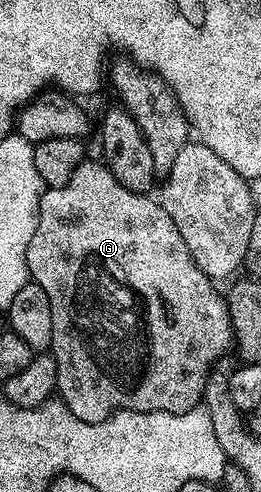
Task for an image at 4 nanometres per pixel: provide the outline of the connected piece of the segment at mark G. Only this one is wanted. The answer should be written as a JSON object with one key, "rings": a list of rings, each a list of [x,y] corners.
{"rings":[[[92,158],[82,160],[75,174],[71,174],[71,182],[67,182],[67,186],[42,191],[35,234],[31,234],[31,242],[27,246],[27,270],[32,283],[43,286],[51,302],[51,355],[57,367],[56,395],[68,406],[71,414],[75,414],[75,418],[88,424],[98,424],[120,411],[186,412],[202,403],[205,379],[213,361],[224,357],[221,355],[225,347],[230,347],[233,340],[228,306],[222,293],[217,293],[218,285],[203,274],[203,270],[199,270],[191,250],[187,250],[187,242],[183,242],[183,234],[179,234],[179,226],[171,222],[171,214],[167,214],[167,210],[152,195],[127,190],[127,186],[119,183],[103,162],[97,161],[96,164]]]}

